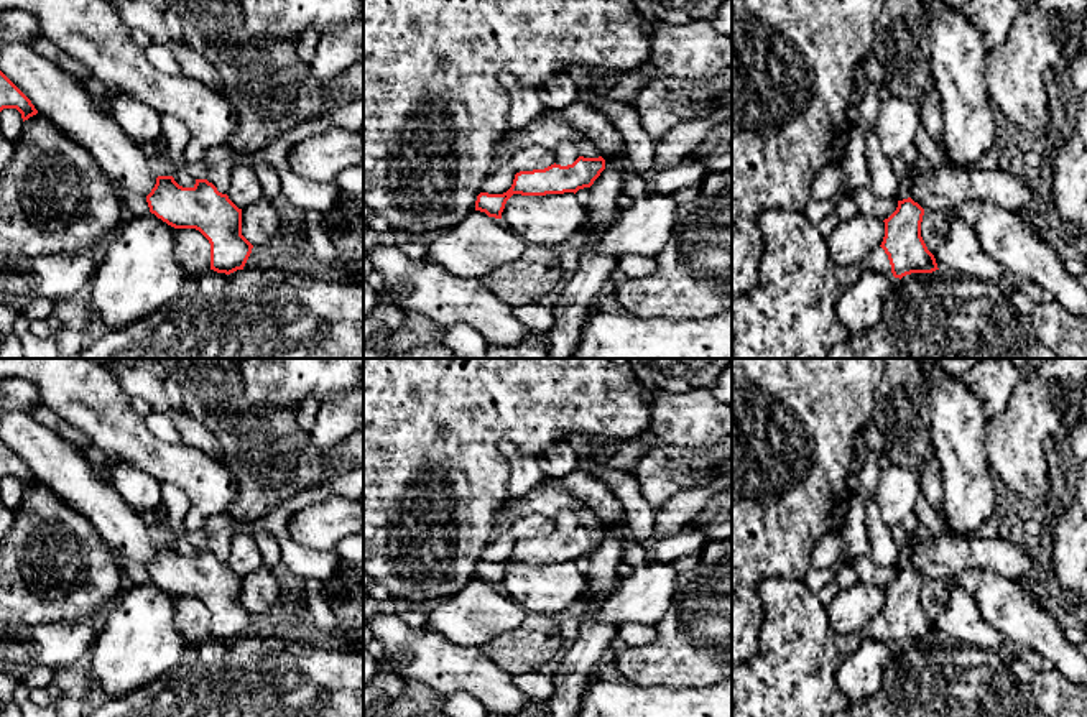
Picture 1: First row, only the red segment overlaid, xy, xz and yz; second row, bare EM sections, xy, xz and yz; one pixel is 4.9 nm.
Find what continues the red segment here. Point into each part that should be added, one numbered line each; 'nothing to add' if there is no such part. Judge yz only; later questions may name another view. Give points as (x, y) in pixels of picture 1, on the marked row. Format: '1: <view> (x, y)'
1: yz (790, 313)

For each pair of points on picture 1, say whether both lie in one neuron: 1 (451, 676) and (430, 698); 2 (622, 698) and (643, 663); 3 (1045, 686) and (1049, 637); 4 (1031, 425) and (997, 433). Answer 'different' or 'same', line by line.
1: different
2: different
3: different
4: same

